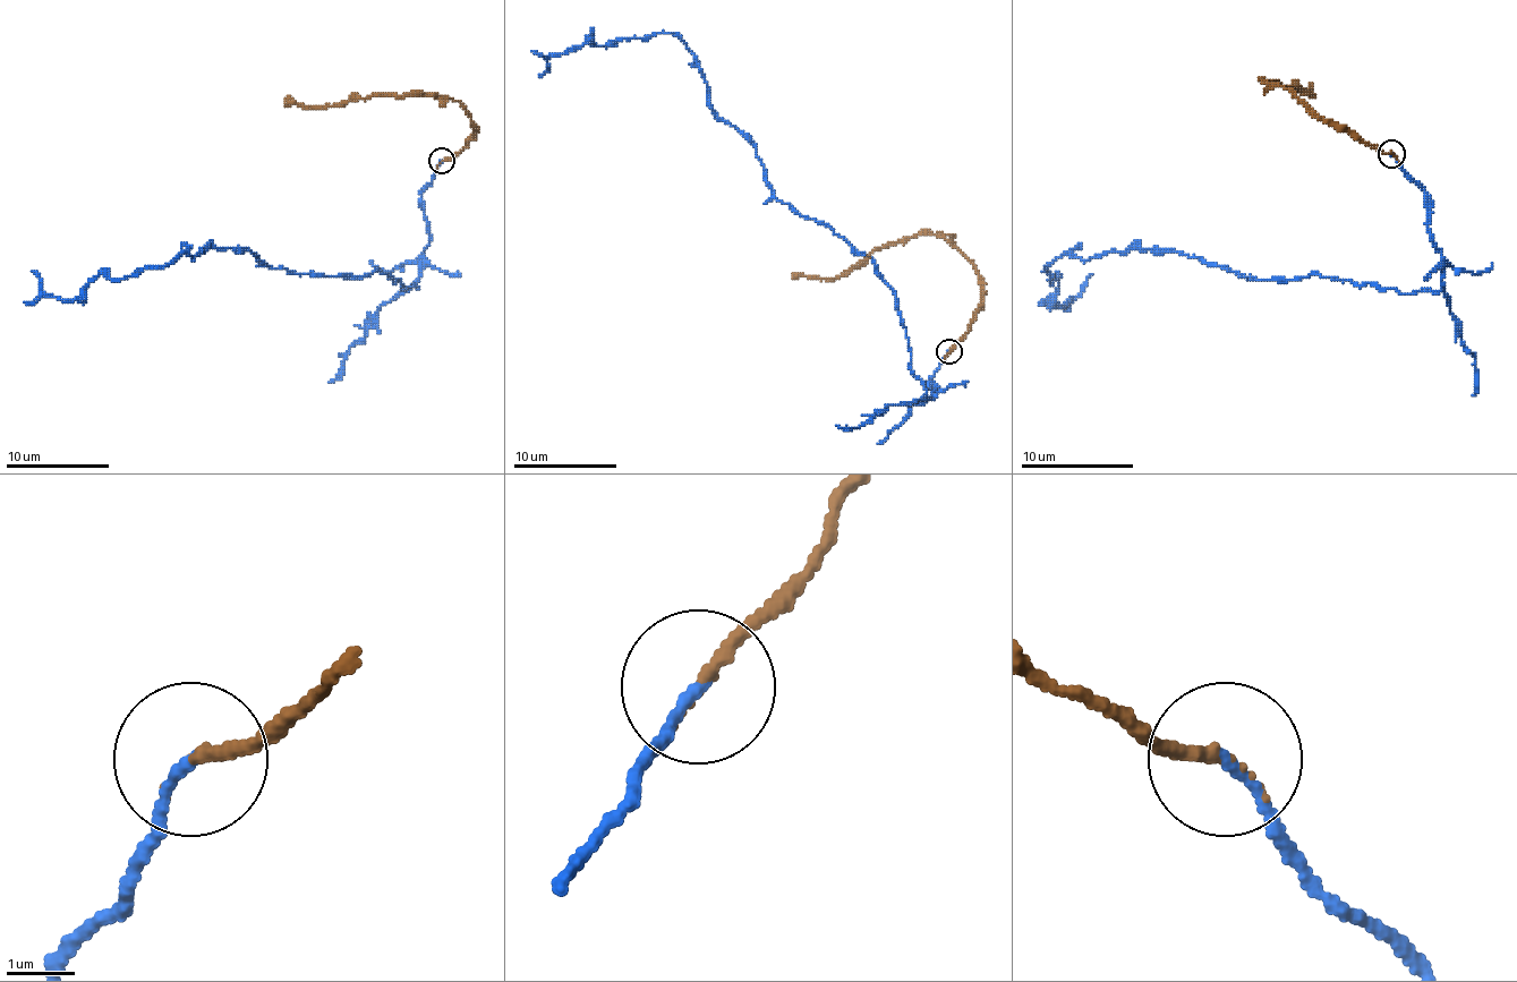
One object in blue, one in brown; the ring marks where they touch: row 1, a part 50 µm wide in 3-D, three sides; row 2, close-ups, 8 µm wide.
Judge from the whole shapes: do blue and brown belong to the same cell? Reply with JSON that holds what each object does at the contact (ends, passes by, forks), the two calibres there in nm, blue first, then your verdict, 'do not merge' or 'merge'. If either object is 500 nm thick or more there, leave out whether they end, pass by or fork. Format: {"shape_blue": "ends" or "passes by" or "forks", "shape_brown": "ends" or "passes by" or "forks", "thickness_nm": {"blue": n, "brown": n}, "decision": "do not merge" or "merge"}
{"shape_blue": "ends", "shape_brown": "ends", "thickness_nm": {"blue": 160, "brown": 190}, "decision": "do not merge"}

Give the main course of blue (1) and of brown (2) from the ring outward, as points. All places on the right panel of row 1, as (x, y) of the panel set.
1: (1390, 153), (1424, 193), (1439, 291), (1255, 280), (1134, 249), (1045, 269), (1058, 305), (1092, 274)
2: (1390, 153), (1380, 153), (1312, 111), (1289, 88), (1264, 83), (1278, 83), (1312, 94), (1312, 86)

